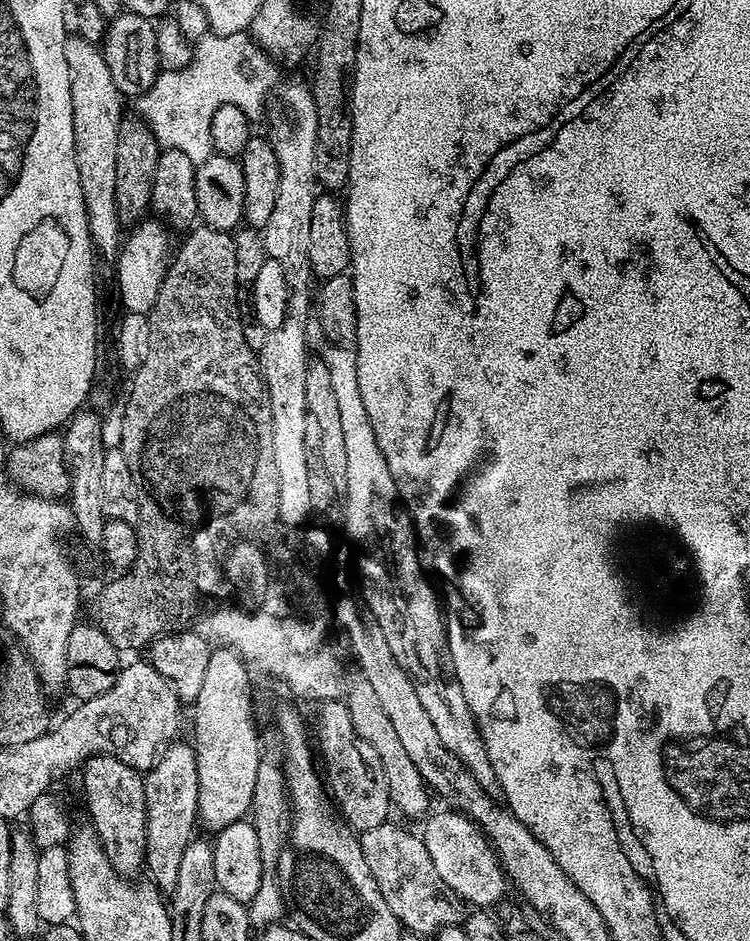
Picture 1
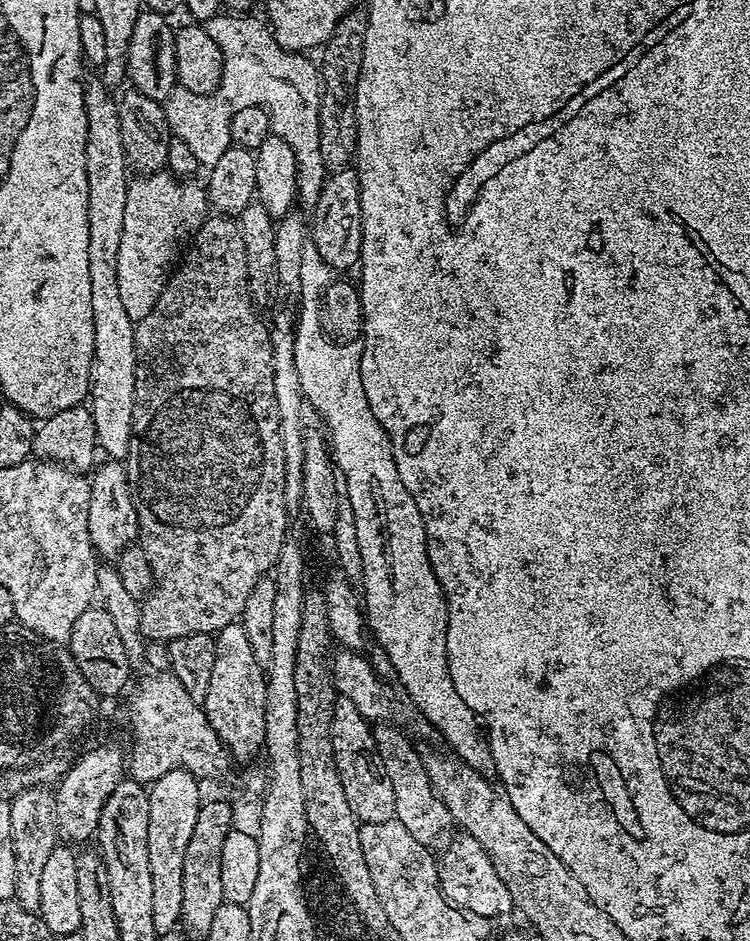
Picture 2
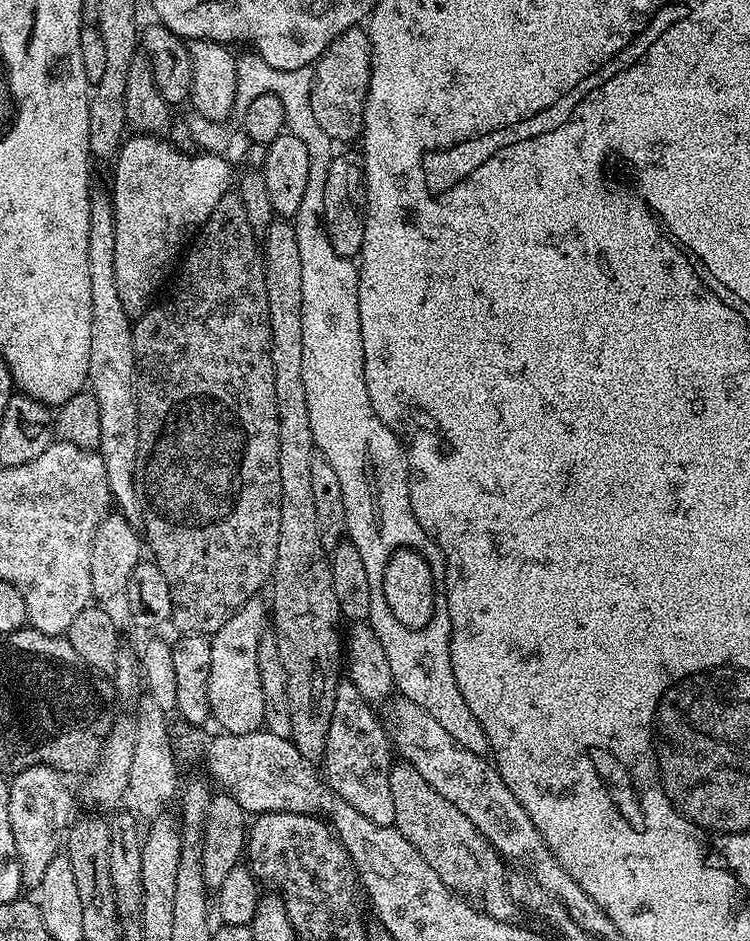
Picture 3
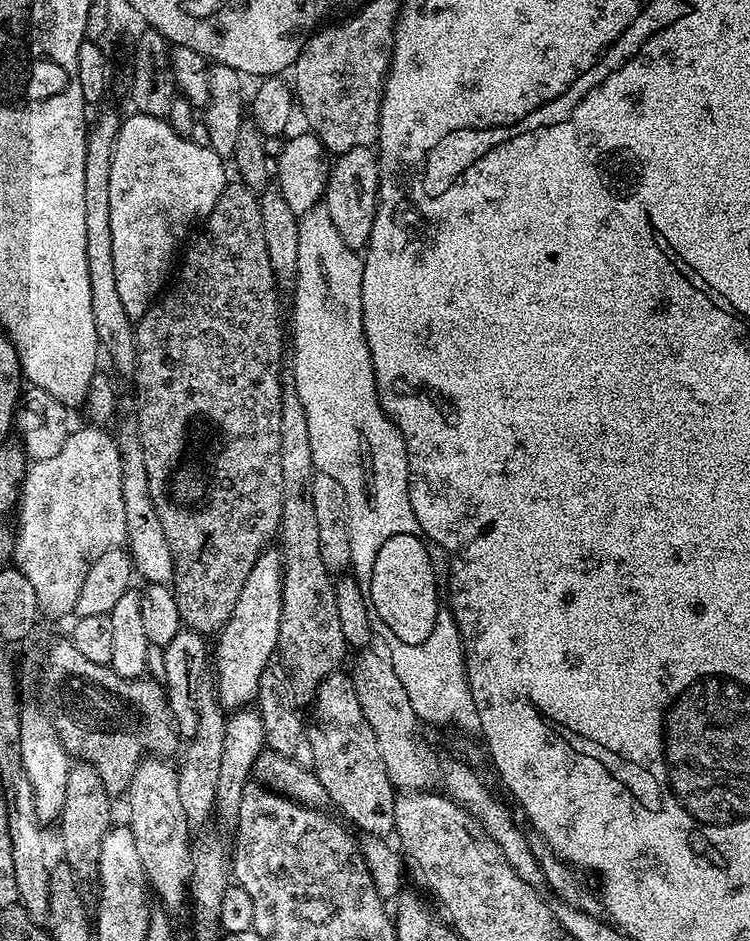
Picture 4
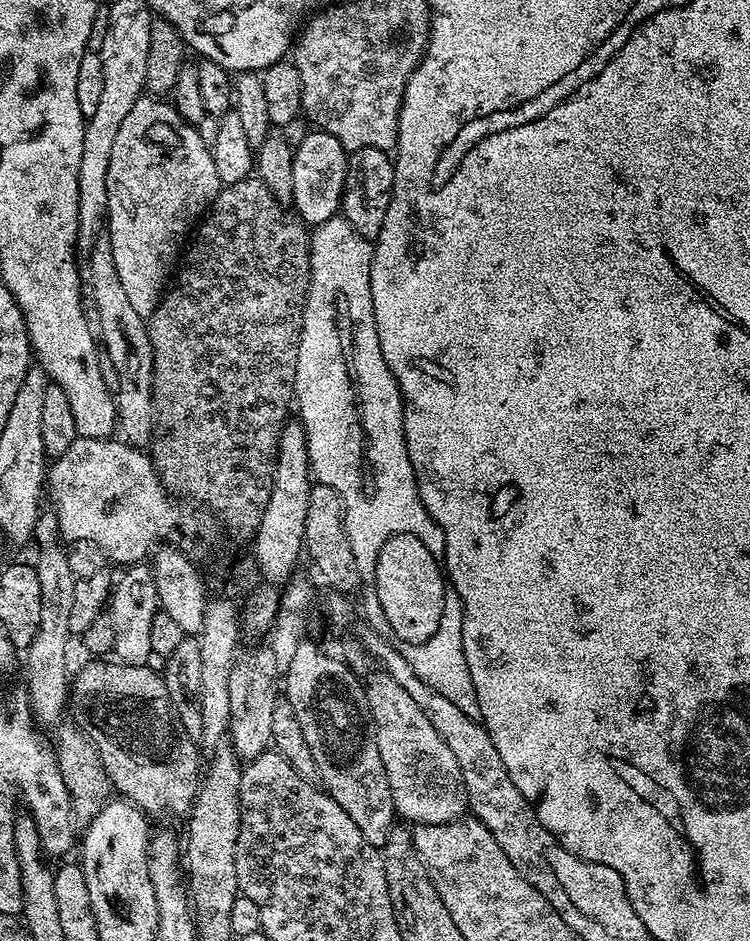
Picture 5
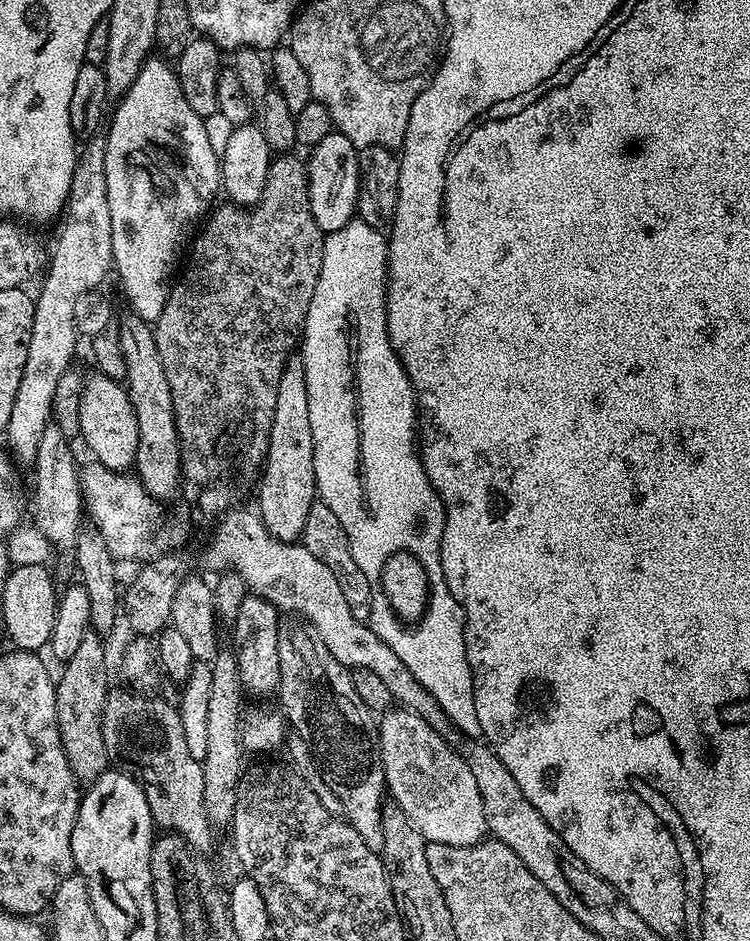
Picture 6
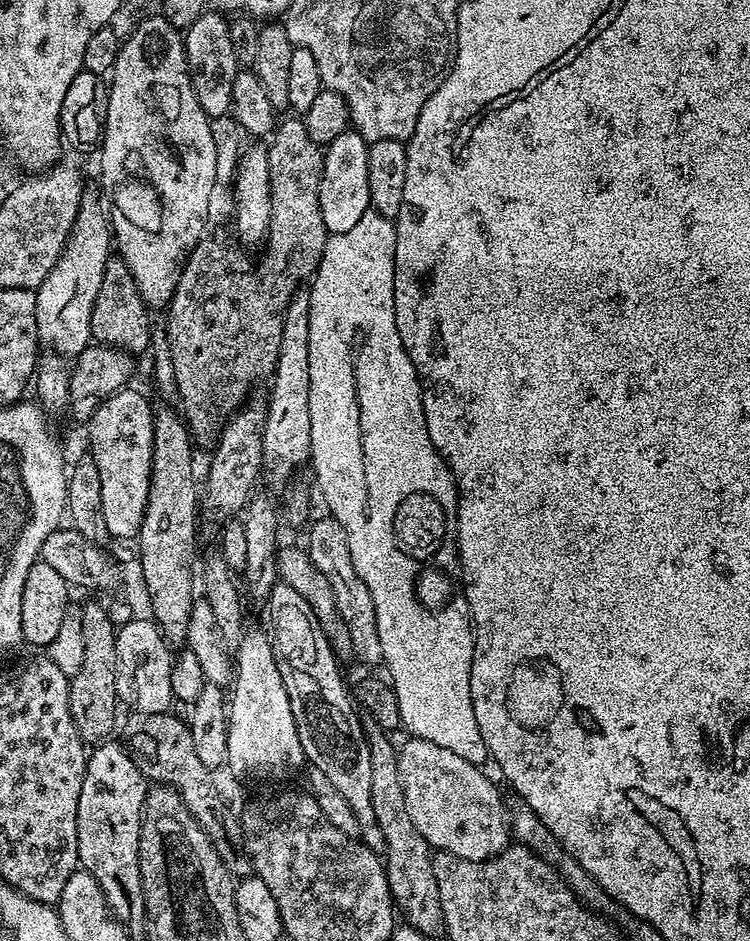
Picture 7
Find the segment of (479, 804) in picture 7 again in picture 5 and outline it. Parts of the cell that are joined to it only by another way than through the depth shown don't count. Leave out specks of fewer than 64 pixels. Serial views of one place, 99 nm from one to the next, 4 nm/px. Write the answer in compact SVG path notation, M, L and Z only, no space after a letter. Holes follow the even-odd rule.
M376 674L367 681L364 697L368 703L368 719L372 722L372 730L376 733L378 754L382 754L382 766L386 770L386 778L390 782L390 794L396 807L397 817L412 820L418 824L448 824L452 820L461 819L468 812L466 786L462 782L462 770L458 770L458 762L450 751L450 746L438 738L438 730L430 726L426 714L418 710L418 702L394 682L386 674Z

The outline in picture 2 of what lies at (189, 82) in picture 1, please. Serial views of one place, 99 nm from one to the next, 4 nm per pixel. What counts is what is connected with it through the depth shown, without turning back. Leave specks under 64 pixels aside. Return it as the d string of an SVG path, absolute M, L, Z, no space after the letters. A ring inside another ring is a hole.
M221 14L203 21L206 34L214 38L220 47L220 69L222 78L216 90L208 96L194 94L190 90L177 87L163 101L166 122L170 126L175 139L186 142L190 146L194 158L198 158L201 166L211 165L220 155L225 154L231 148L232 135L230 134L230 122L238 110L246 106L258 106L268 110L271 135L290 142L290 150L296 155L296 196L299 207L311 210L318 206L318 194L322 194L322 186L326 179L326 169L322 158L322 138L320 137L320 69L315 63L308 61L307 55L298 52L287 52L282 46L278 46L276 36L271 27L263 19L252 14Z

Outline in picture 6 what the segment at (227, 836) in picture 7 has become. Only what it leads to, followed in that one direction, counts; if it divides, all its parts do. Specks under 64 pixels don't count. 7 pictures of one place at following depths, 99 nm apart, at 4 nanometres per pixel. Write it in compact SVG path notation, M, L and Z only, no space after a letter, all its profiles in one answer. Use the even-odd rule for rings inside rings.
M113 687L106 698L104 707L104 722L102 734L113 757L121 756L124 760L136 764L135 775L144 786L144 793L150 806L150 814L161 829L182 837L185 842L197 852L207 853L207 848L212 844L214 825L208 820L206 802L204 801L204 765L195 760L190 749L186 747L186 734L182 734L182 722L179 711L172 708L164 700L155 700L152 694L145 695L143 691L133 690L131 687Z

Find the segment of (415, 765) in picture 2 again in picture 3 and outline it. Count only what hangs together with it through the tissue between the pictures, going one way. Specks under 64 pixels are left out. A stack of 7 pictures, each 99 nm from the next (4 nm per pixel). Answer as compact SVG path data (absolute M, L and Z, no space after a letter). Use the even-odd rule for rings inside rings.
M403 762L393 763L390 773L390 794L394 797L395 828L426 858L430 870L442 878L442 882L453 892L475 902L488 916L498 920L515 921L518 905L508 891L509 877L504 876L505 861L478 829L418 770Z

